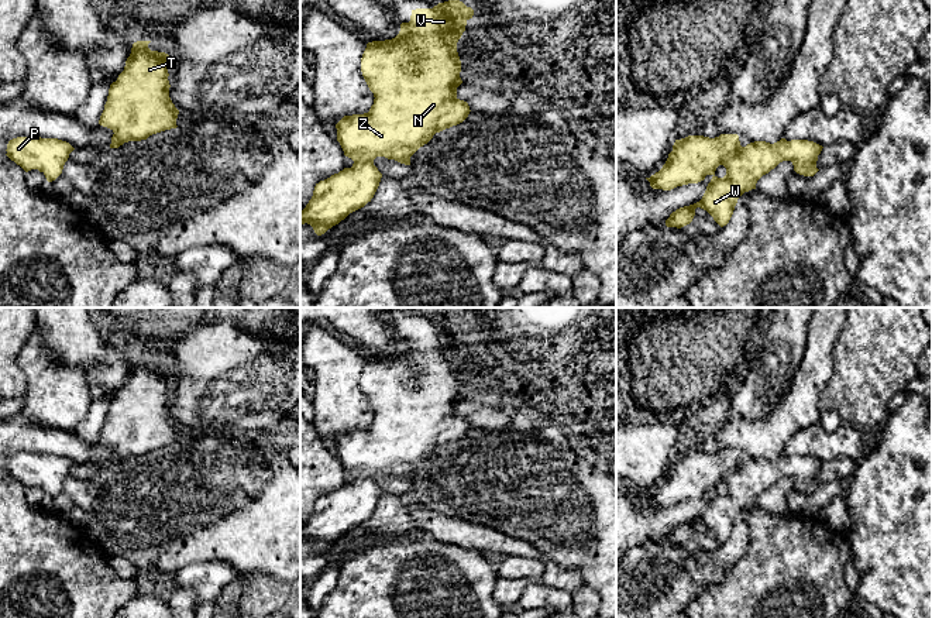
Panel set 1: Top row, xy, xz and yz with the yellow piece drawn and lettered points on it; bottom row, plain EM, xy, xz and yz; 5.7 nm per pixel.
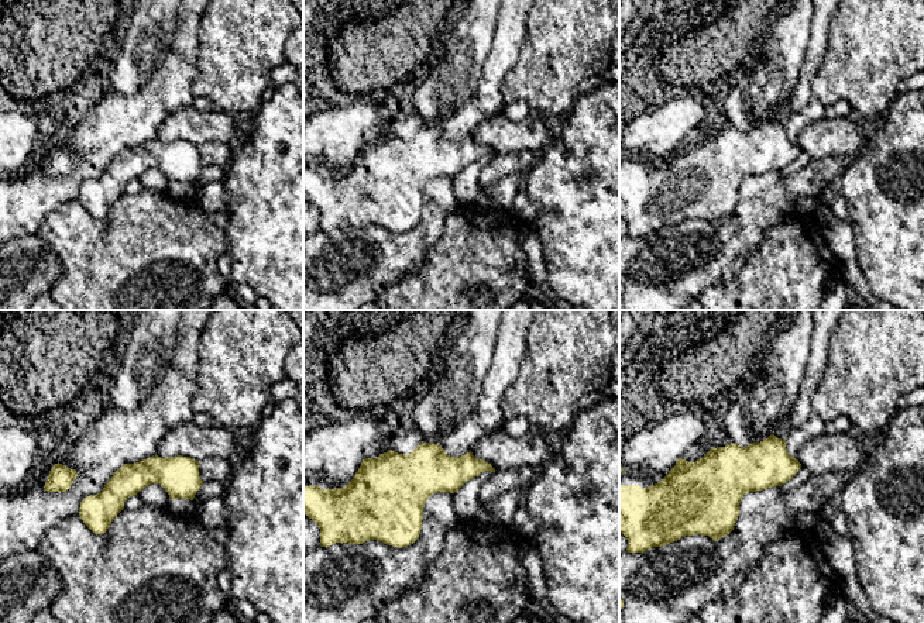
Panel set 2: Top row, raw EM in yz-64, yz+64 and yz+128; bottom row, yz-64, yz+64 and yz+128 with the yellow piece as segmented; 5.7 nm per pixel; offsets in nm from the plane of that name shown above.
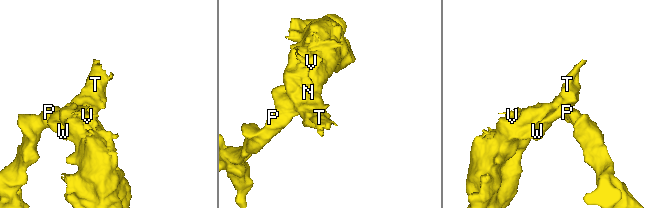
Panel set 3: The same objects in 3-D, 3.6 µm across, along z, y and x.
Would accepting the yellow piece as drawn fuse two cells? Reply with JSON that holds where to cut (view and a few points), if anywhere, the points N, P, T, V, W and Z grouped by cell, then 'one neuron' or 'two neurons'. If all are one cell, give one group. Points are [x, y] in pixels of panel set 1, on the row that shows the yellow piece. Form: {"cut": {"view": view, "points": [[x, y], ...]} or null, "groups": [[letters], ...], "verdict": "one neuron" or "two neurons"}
{"cut": null, "groups": [["N", "P", "T", "V", "W", "Z"]], "verdict": "one neuron"}

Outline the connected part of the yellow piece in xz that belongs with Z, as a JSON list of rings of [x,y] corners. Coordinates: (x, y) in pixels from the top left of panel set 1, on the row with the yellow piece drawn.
[[[460,0],[439,3],[433,8],[416,8],[412,10],[410,21],[400,24],[395,38],[367,44],[361,72],[374,93],[374,104],[368,113],[344,116],[336,124],[337,141],[354,164],[316,183],[312,199],[300,212],[300,226],[307,223],[317,236],[324,234],[371,202],[382,178],[374,165],[376,157],[410,165],[410,157],[436,133],[468,117],[468,103],[457,97],[457,87],[462,83],[457,42],[472,16],[474,10]]]

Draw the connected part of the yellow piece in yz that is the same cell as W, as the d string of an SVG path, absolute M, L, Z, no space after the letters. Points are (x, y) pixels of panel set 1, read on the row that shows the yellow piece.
M721 134L715 138L688 135L675 140L663 168L646 179L653 189L671 190L698 183L711 175L702 199L673 212L666 226L681 229L689 224L695 209L701 207L723 227L729 223L737 199L756 189L757 181L780 162L791 161L797 174L814 176L819 171L816 161L822 148L808 140L781 138L774 144L754 141L742 147L737 134Z

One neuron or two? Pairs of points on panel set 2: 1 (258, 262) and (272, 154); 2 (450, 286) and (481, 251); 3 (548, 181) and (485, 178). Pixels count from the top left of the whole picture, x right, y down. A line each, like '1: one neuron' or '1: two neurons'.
1: one neuron
2: one neuron
3: two neurons

